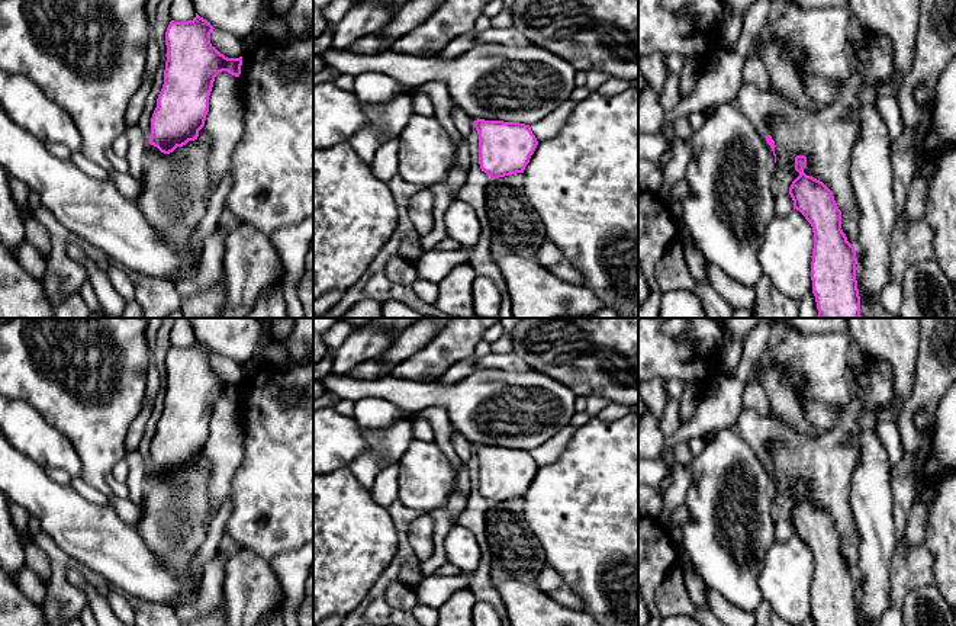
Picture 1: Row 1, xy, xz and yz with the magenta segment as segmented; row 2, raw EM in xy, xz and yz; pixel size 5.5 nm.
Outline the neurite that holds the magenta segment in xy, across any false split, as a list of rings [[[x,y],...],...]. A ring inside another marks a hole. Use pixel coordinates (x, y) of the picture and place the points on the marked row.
[[[196,13],[193,20],[171,20],[165,32],[167,61],[164,84],[157,99],[157,107],[151,118],[149,144],[161,153],[170,154],[177,147],[186,145],[199,137],[209,112],[209,96],[215,77],[226,71],[235,77],[241,74],[242,57],[228,58],[210,44],[215,28]]]

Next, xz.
[[[474,121],[479,134],[479,164],[490,179],[524,173],[538,141],[529,125]]]

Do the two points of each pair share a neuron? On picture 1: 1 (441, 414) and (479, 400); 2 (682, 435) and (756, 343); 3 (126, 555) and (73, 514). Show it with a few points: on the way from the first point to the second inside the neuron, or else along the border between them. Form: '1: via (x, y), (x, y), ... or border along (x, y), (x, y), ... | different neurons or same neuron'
1: border along (417, 414), (431, 407), (443, 407), (453, 426) | different neurons
2: via (705, 414), (739, 381), (744, 366) | same neuron
3: via (113, 549), (86, 527) | same neuron

